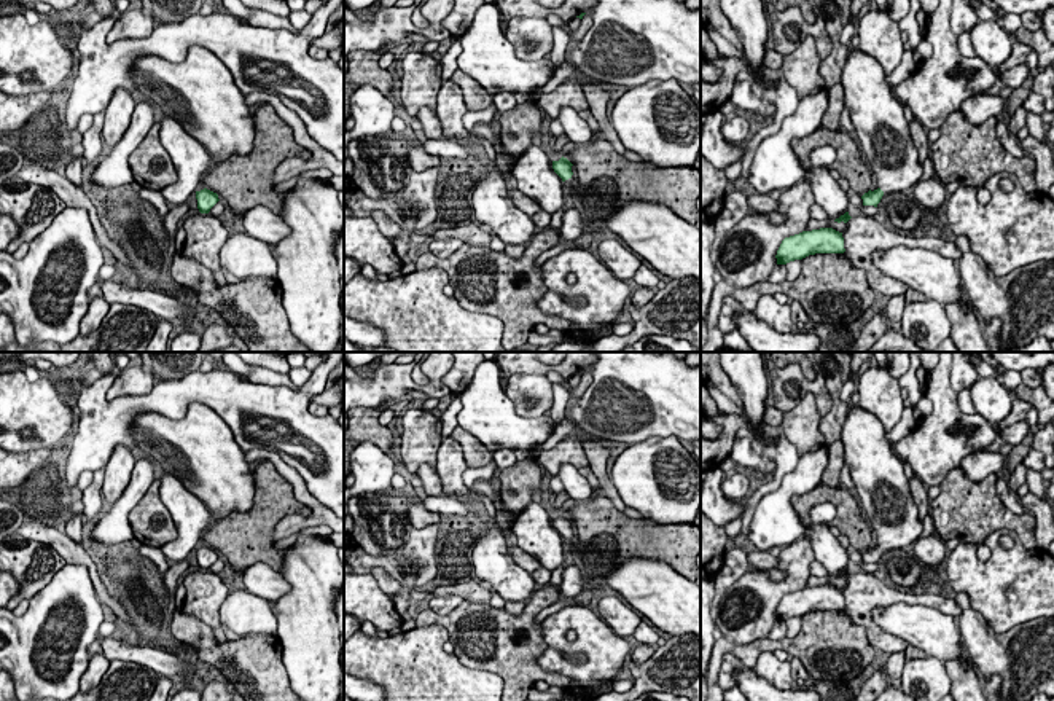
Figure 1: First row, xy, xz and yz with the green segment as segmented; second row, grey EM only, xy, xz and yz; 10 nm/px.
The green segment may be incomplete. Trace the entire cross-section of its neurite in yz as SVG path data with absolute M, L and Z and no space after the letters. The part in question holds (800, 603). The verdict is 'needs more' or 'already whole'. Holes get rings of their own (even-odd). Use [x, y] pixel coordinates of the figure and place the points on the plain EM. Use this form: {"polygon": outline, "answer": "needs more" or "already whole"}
{"polygon": "M833 585L802 588L785 594L777 607L777 621L787 621L815 610L844 610L842 589Z", "answer": "already whole"}

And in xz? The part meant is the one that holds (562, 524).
{"polygon": "M564 513L559 518L552 518L554 529L562 535L564 540L567 540L570 543L567 558L572 559L573 556L578 556L581 559L580 540L578 540L578 537L575 538L572 535L572 532L573 532L572 523L573 521Z", "answer": "needs more"}

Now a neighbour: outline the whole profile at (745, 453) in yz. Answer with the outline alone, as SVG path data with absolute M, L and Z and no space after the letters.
M751 437L734 438L729 456L739 465L740 470L747 472L751 476L755 476L756 473L767 475L777 470L774 460L769 460L764 470L759 468L763 452Z

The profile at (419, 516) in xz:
M422 503L412 505L408 513L412 523L412 529L422 529L430 524L439 524L441 521L441 515L425 510Z

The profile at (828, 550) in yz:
M823 502L810 508L810 526L806 527L804 537L812 543L815 559L823 564L830 577L836 577L847 569L847 548L830 531L830 523L837 511L831 502Z

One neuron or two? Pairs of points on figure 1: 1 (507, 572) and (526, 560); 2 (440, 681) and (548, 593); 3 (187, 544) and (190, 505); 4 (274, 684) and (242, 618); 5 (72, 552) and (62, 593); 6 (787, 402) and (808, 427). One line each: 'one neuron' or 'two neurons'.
1: two neurons
2: two neurons
3: one neuron
4: two neurons
5: two neurons
6: two neurons

